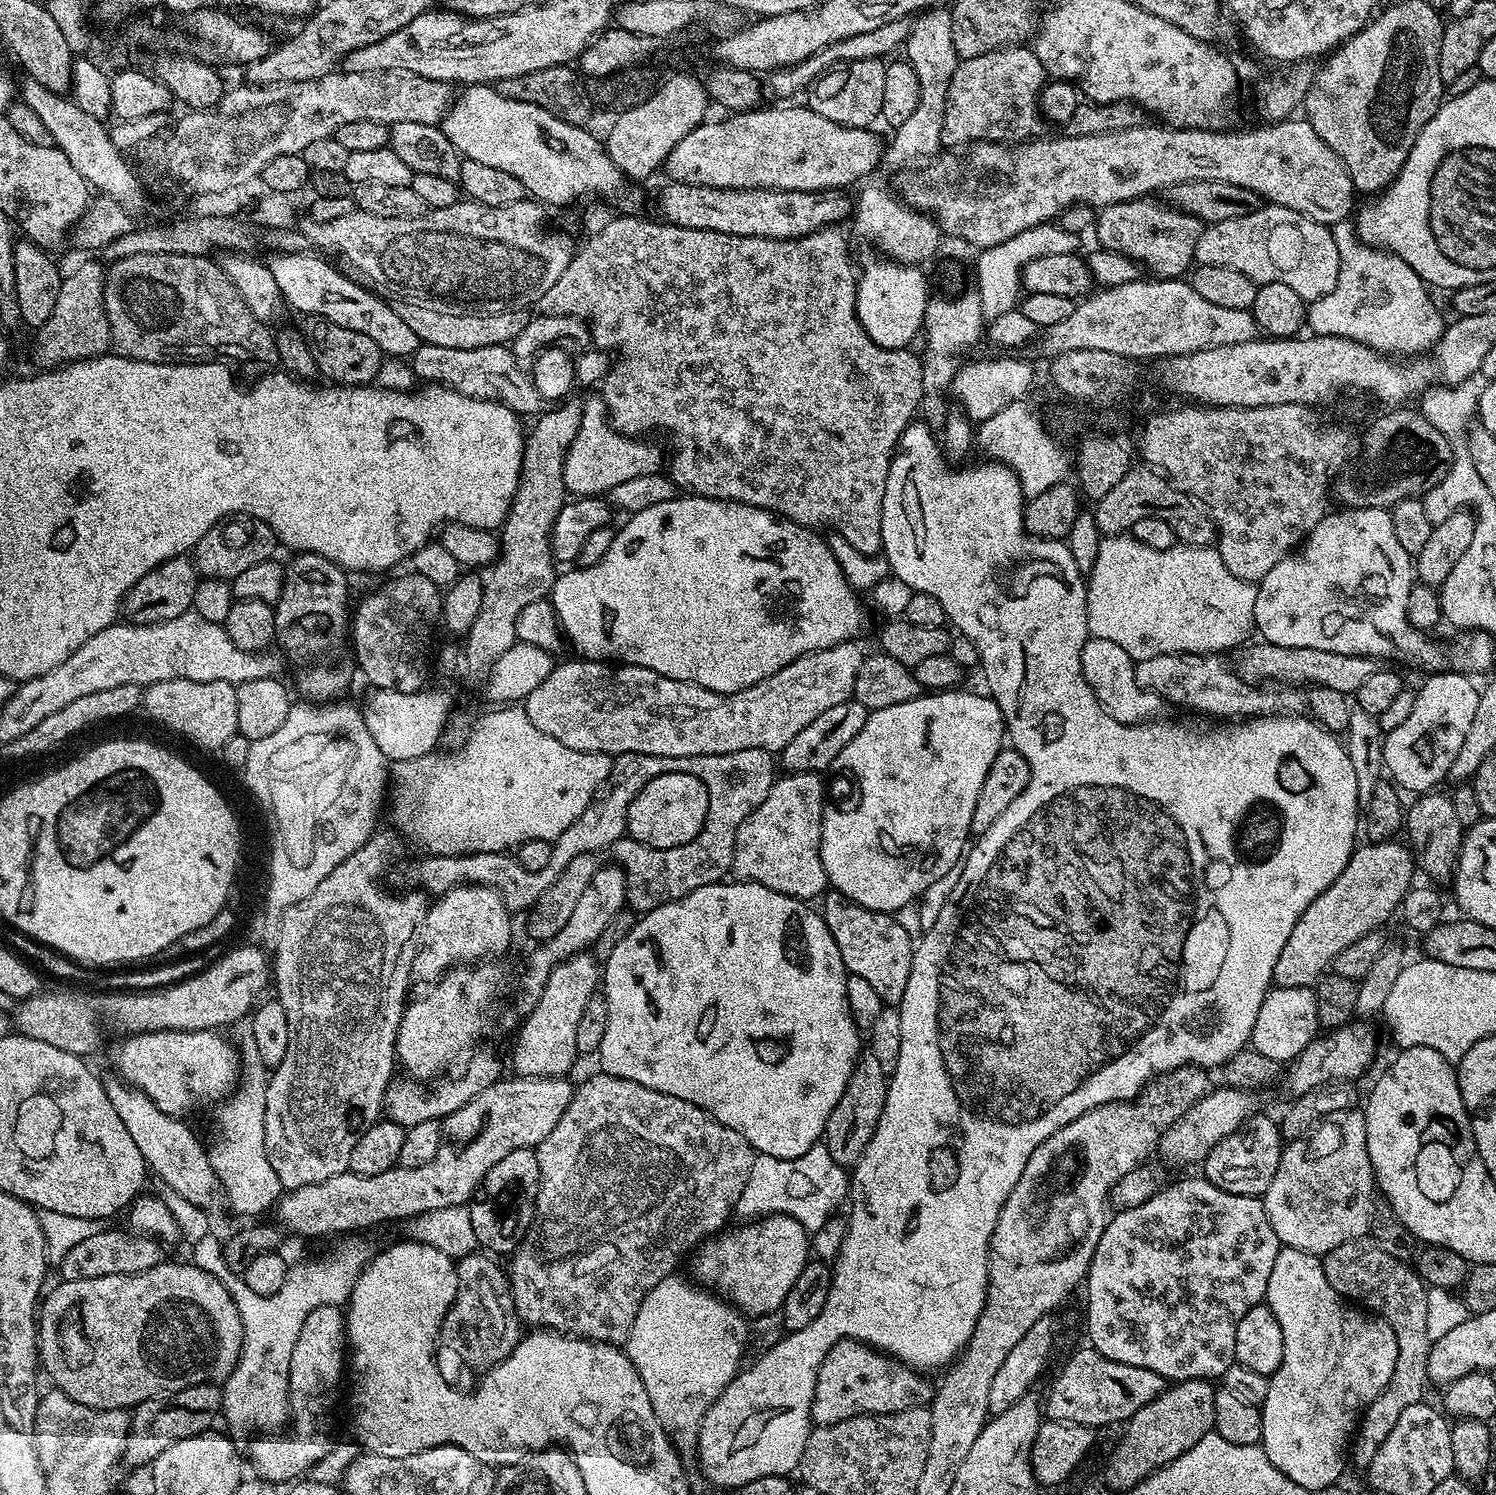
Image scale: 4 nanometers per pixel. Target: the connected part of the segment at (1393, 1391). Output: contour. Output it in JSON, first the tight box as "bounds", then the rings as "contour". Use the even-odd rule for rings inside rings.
{"bounds":[1322,1238,1433,1470],"contour":[[[1368,1238],[1334,1246],[1334,1250],[1326,1253],[1322,1259],[1326,1282],[1330,1282],[1330,1286],[1334,1286],[1334,1290],[1345,1301],[1355,1302],[1386,1321],[1390,1330],[1394,1330],[1394,1338],[1398,1342],[1398,1362],[1394,1362],[1394,1374],[1390,1374],[1390,1382],[1386,1382],[1382,1394],[1370,1402],[1360,1417],[1350,1445],[1351,1463],[1353,1460],[1360,1470],[1367,1470],[1370,1462],[1374,1462],[1374,1454],[1378,1454],[1378,1446],[1382,1446],[1382,1442],[1390,1438],[1390,1430],[1398,1426],[1402,1410],[1406,1410],[1406,1406],[1421,1403],[1425,1399],[1424,1391],[1430,1388],[1428,1355],[1433,1341],[1426,1332],[1428,1288],[1411,1263],[1386,1254],[1386,1250]]]}

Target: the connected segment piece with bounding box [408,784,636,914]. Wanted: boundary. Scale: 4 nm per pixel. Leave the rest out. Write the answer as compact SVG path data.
M603 784L596 792L596 797L588 803L586 810L556 840L552 841L550 866L546 870L526 870L518 863L515 855L508 852L475 852L469 856L434 856L421 855L421 860L410 865L408 874L417 889L439 898L451 888L460 885L483 884L499 890L503 895L505 906L512 914L527 913L546 894L546 890L582 854L600 854L600 851L611 849L612 845L625 839L628 831L628 811L630 802L636 796L606 796L606 790L612 790L612 784Z

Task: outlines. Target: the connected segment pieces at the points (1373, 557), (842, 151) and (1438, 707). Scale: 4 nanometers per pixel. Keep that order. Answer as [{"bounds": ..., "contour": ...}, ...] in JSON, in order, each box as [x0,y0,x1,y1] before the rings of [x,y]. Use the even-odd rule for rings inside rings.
[{"bounds":[1254,507,1448,670],"contour":[[[1341,507],[1339,510],[1329,511],[1327,516],[1314,526],[1314,530],[1304,539],[1304,543],[1295,549],[1270,574],[1266,574],[1256,584],[1256,597],[1254,598],[1254,622],[1256,623],[1255,631],[1260,632],[1267,643],[1274,646],[1310,646],[1310,650],[1330,650],[1337,654],[1360,655],[1371,658],[1379,658],[1381,661],[1388,662],[1391,656],[1397,656],[1400,660],[1405,660],[1408,664],[1421,664],[1428,670],[1440,670],[1445,667],[1448,656],[1444,653],[1444,648],[1436,640],[1431,640],[1427,631],[1415,628],[1408,621],[1408,599],[1410,590],[1414,583],[1414,558],[1406,550],[1402,550],[1402,545],[1398,542],[1398,534],[1394,534],[1394,522],[1392,513],[1386,508],[1346,508]]]},{"bounds":[666,106,886,192],"contour":[[[761,106],[753,108],[750,112],[738,112],[735,114],[725,115],[725,120],[712,120],[698,125],[694,130],[690,130],[690,134],[686,134],[686,138],[682,138],[682,142],[678,142],[678,146],[674,146],[670,150],[666,161],[666,169],[673,181],[681,184],[697,184],[698,186],[714,186],[715,188],[777,188],[783,192],[823,192],[827,188],[847,189],[847,184],[852,184],[855,180],[860,180],[863,176],[868,176],[876,167],[881,167],[882,157],[886,151],[885,145],[880,145],[880,140],[871,131],[871,127],[851,128],[846,124],[832,122],[830,118],[824,118],[822,114],[818,114],[813,108],[801,106],[801,108],[767,108]]]},{"bounds":[1383,670,1480,794],"contour":[[[1440,670],[1415,689],[1414,711],[1402,726],[1394,726],[1383,737],[1384,767],[1411,794],[1431,792],[1440,779],[1448,776],[1450,766],[1466,742],[1466,730],[1474,722],[1480,692],[1472,685],[1473,677],[1455,670]]]}]

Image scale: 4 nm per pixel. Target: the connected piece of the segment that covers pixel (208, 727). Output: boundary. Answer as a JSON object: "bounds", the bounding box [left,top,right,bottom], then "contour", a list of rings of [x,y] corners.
{"bounds":[142,680,238,750],"contour":[[[167,680],[149,684],[142,692],[142,708],[152,720],[165,724],[172,732],[201,744],[204,748],[220,750],[237,733],[238,694],[236,685],[226,682],[190,682]]]}

